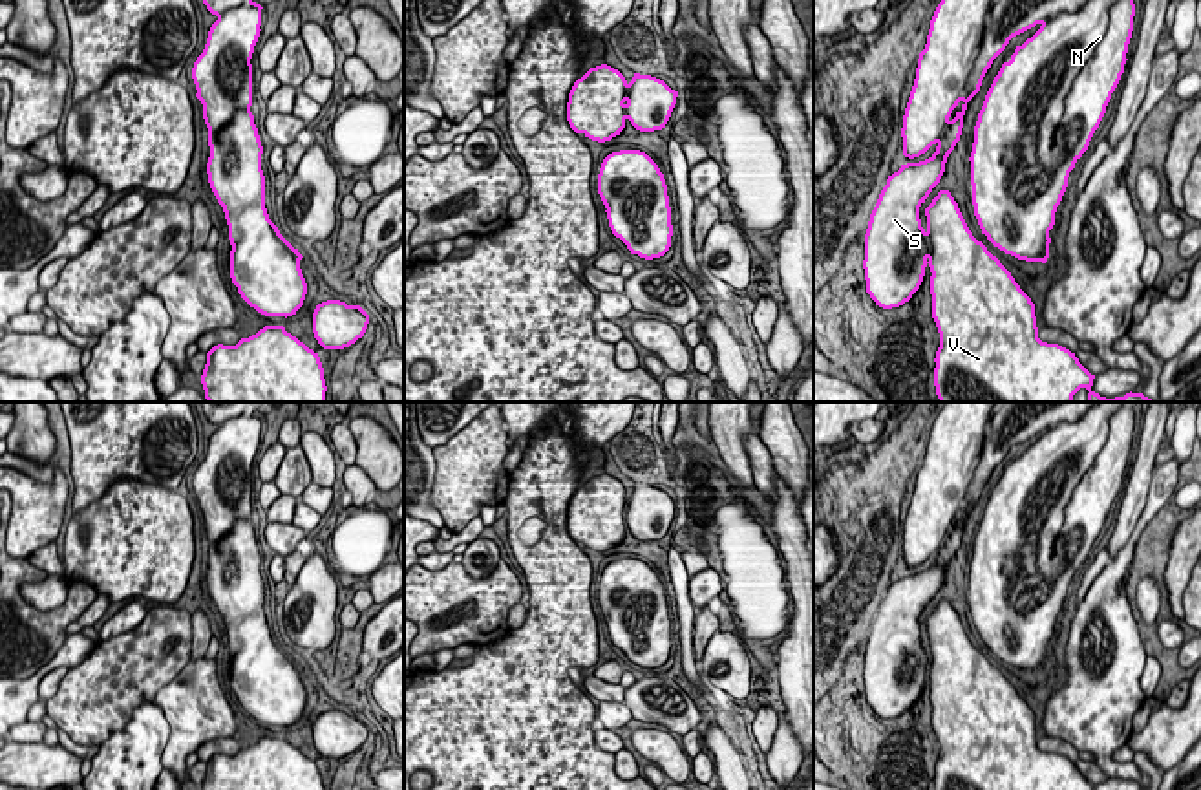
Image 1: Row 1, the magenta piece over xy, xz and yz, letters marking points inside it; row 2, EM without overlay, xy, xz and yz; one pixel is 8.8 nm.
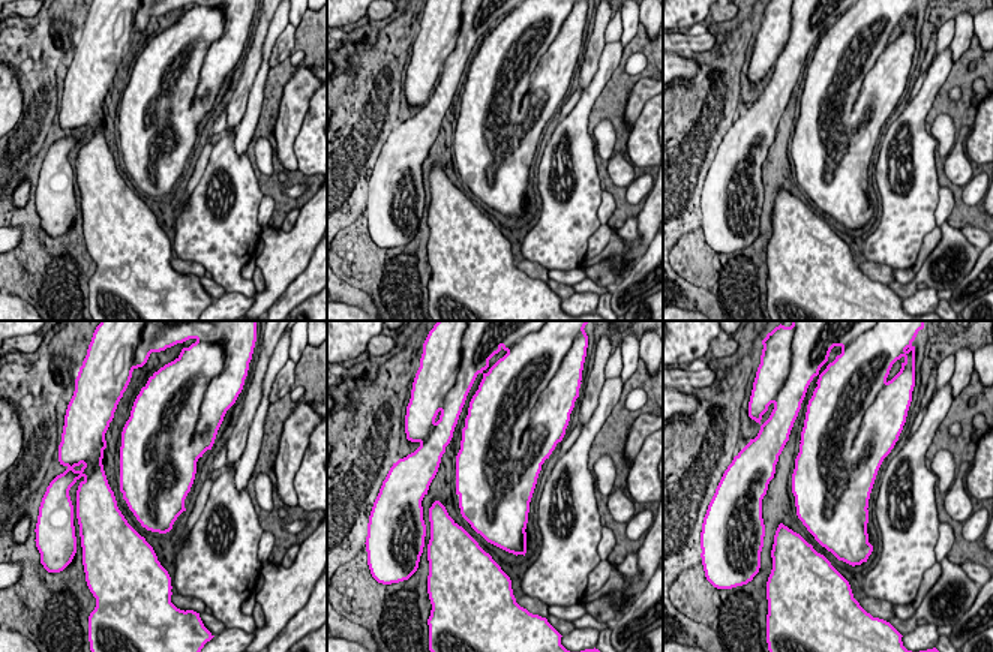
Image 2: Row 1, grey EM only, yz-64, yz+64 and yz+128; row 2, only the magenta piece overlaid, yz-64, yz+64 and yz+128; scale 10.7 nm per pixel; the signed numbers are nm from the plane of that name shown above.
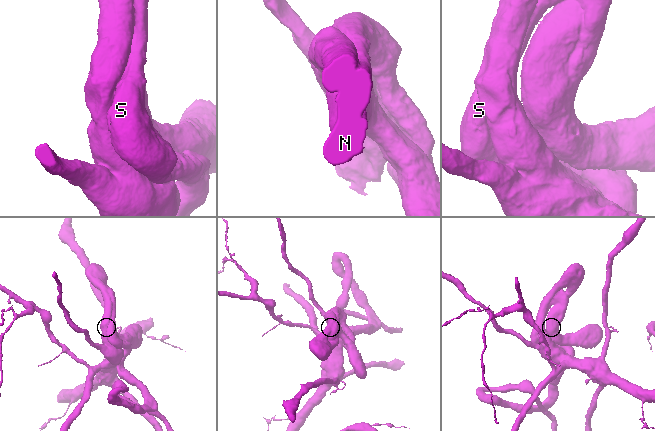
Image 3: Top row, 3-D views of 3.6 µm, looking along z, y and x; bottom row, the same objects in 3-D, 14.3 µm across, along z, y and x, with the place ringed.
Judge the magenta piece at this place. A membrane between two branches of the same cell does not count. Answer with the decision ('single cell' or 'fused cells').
single cell

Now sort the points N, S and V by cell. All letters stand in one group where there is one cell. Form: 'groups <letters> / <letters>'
groups N S V

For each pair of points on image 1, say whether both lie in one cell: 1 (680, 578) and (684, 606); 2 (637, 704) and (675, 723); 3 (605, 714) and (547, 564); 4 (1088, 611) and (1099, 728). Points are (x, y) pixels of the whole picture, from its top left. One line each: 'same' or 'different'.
1: same
2: same
3: different
4: same

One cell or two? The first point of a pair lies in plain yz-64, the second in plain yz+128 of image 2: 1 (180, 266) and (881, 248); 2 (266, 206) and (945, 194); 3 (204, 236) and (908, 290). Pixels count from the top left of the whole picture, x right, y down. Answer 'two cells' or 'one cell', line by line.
1: two cells
2: one cell
3: two cells

